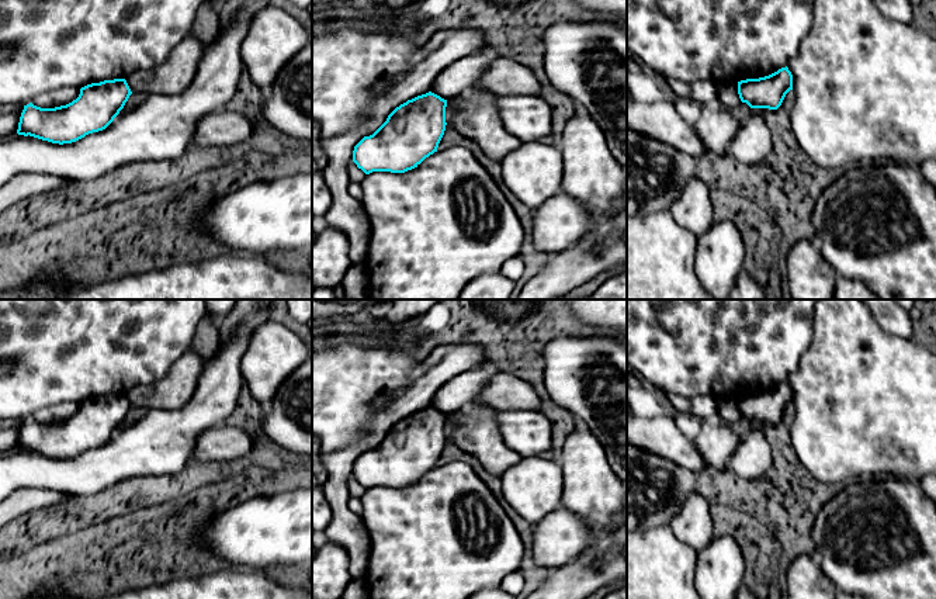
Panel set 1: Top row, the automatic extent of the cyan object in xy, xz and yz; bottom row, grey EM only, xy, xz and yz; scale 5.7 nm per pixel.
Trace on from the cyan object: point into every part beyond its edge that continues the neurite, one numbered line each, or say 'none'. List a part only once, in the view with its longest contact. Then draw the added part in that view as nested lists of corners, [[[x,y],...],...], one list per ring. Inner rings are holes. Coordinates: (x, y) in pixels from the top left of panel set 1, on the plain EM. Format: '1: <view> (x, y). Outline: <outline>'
none

